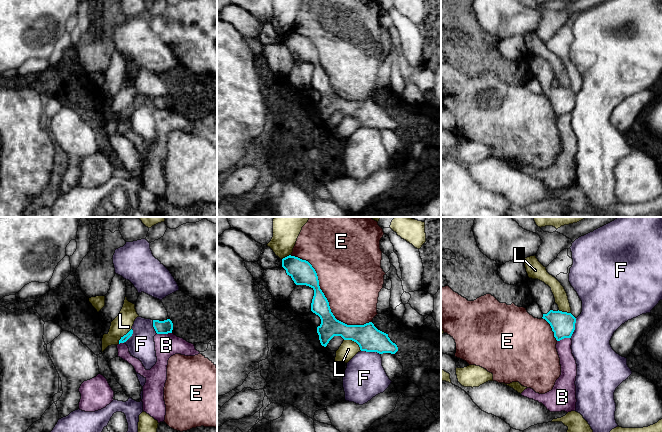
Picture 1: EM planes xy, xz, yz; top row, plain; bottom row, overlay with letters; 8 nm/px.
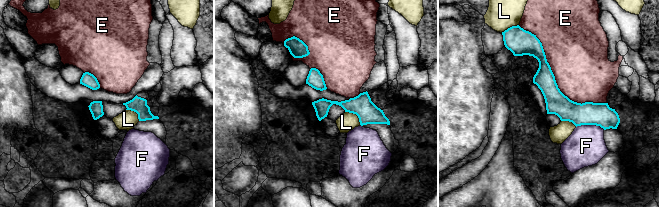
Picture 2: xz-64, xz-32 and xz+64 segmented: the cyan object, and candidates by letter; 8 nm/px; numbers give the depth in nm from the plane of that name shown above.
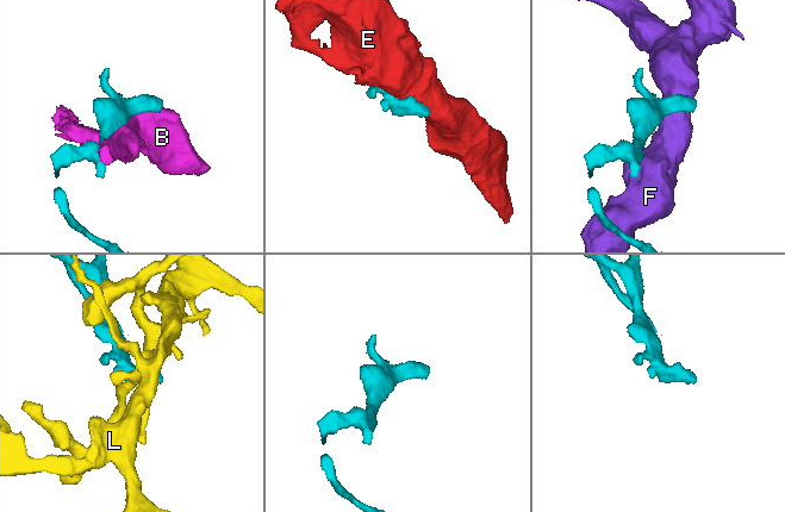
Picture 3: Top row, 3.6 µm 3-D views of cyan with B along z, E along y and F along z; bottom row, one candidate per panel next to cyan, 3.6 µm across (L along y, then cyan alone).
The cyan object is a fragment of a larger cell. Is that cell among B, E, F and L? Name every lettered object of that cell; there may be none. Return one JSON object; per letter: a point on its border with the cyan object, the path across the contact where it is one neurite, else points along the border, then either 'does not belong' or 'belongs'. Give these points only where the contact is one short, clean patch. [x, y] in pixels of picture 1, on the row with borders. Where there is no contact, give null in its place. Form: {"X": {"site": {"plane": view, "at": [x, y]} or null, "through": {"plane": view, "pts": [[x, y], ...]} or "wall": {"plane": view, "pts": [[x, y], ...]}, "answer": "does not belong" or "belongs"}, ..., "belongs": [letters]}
{"B": {"site": {"plane": "xy", "at": [164, 333]}, "answer": "does not belong"}, "E": {"site": {"plane": "xz", "at": [326, 299]}, "answer": "does not belong"}, "F": {"site": {"plane": "xz", "at": [371, 351]}, "wall": {"plane": "xz", "pts": [[361, 350], [380, 354]]}, "answer": "does not belong"}, "L": {"site": {"plane": "xz", "at": [354, 341]}, "answer": "does not belong"}, "belongs": []}

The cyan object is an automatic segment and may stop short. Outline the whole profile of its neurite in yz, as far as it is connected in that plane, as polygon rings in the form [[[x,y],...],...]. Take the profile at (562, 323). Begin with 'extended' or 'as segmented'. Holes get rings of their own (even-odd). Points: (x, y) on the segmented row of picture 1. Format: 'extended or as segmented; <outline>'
extended; [[[529,278],[527,284],[530,288],[532,299],[541,308],[542,318],[550,324],[556,340],[571,338],[575,330],[576,318],[571,313],[552,310],[555,298],[551,288],[544,282]]]

